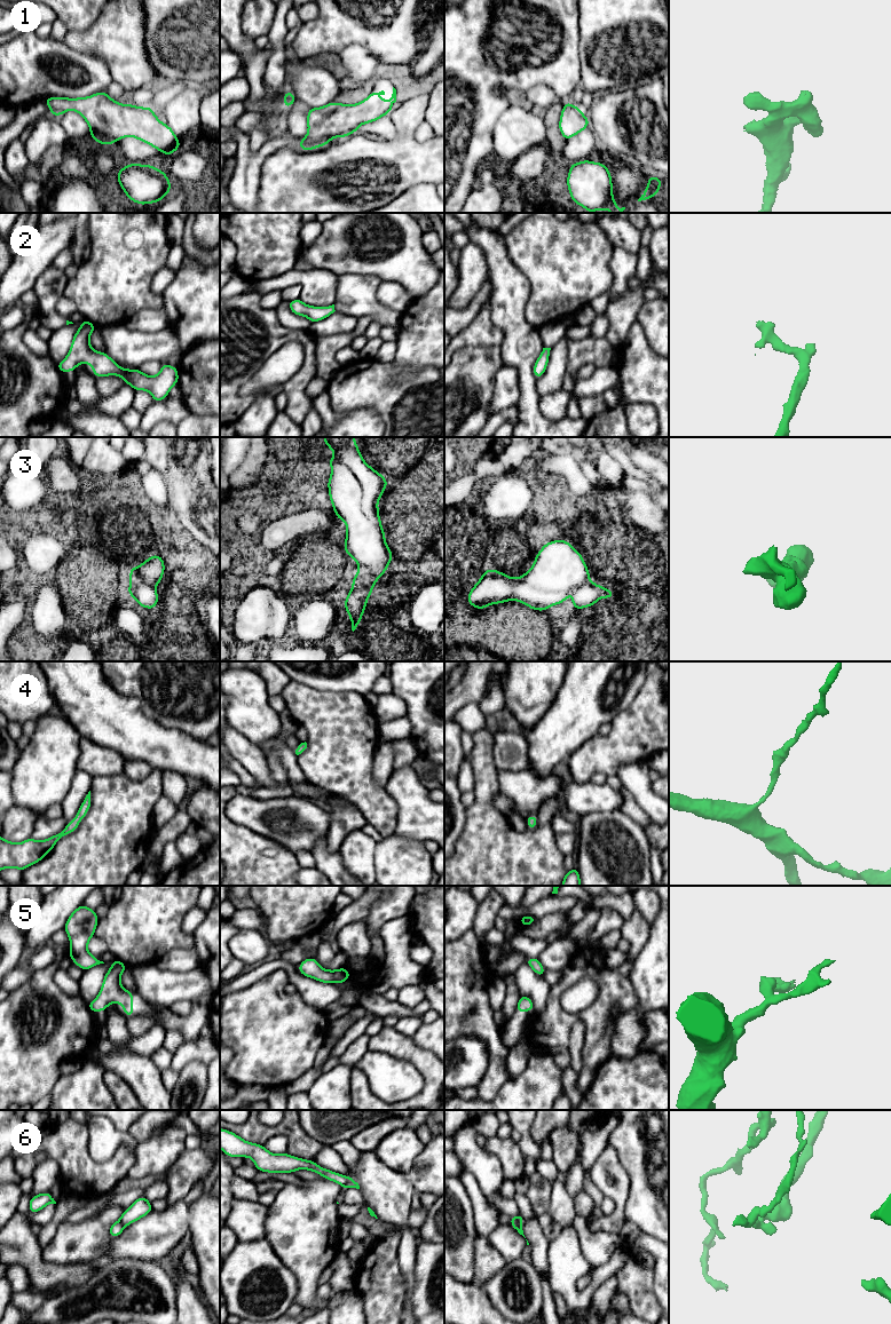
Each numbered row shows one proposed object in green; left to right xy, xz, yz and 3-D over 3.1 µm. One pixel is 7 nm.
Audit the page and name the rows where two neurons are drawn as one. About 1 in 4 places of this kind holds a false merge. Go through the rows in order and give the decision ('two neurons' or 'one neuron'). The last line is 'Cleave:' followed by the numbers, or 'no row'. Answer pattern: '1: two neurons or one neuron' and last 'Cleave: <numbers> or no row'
1: one neuron
2: one neuron
3: one neuron
4: one neuron
5: one neuron
6: two neurons
Cleave: 6

